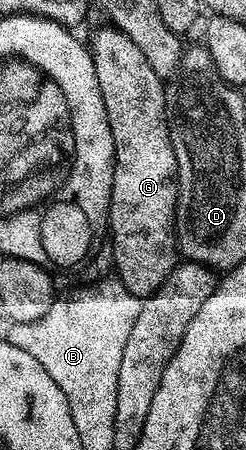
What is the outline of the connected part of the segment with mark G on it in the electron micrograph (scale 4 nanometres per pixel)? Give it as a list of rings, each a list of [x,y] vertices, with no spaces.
[[[111,26],[103,27],[93,34],[90,51],[94,62],[94,74],[98,74],[98,90],[102,90],[102,102],[106,106],[106,118],[110,122],[110,134],[114,138],[114,154],[116,155],[116,164],[112,167],[107,235],[110,240],[112,236],[112,260],[116,263],[117,272],[115,272],[115,275],[120,283],[126,286],[126,290],[130,294],[143,298],[154,295],[162,286],[162,282],[166,282],[166,278],[178,263],[178,249],[176,247],[176,159],[174,158],[174,146],[170,142],[170,130],[164,113],[165,81],[158,74],[154,74],[154,69],[150,67],[150,62],[146,62],[142,50],[138,50],[138,46],[134,46],[134,42],[130,42],[130,38],[126,38],[126,34],[122,34],[118,29]]]

